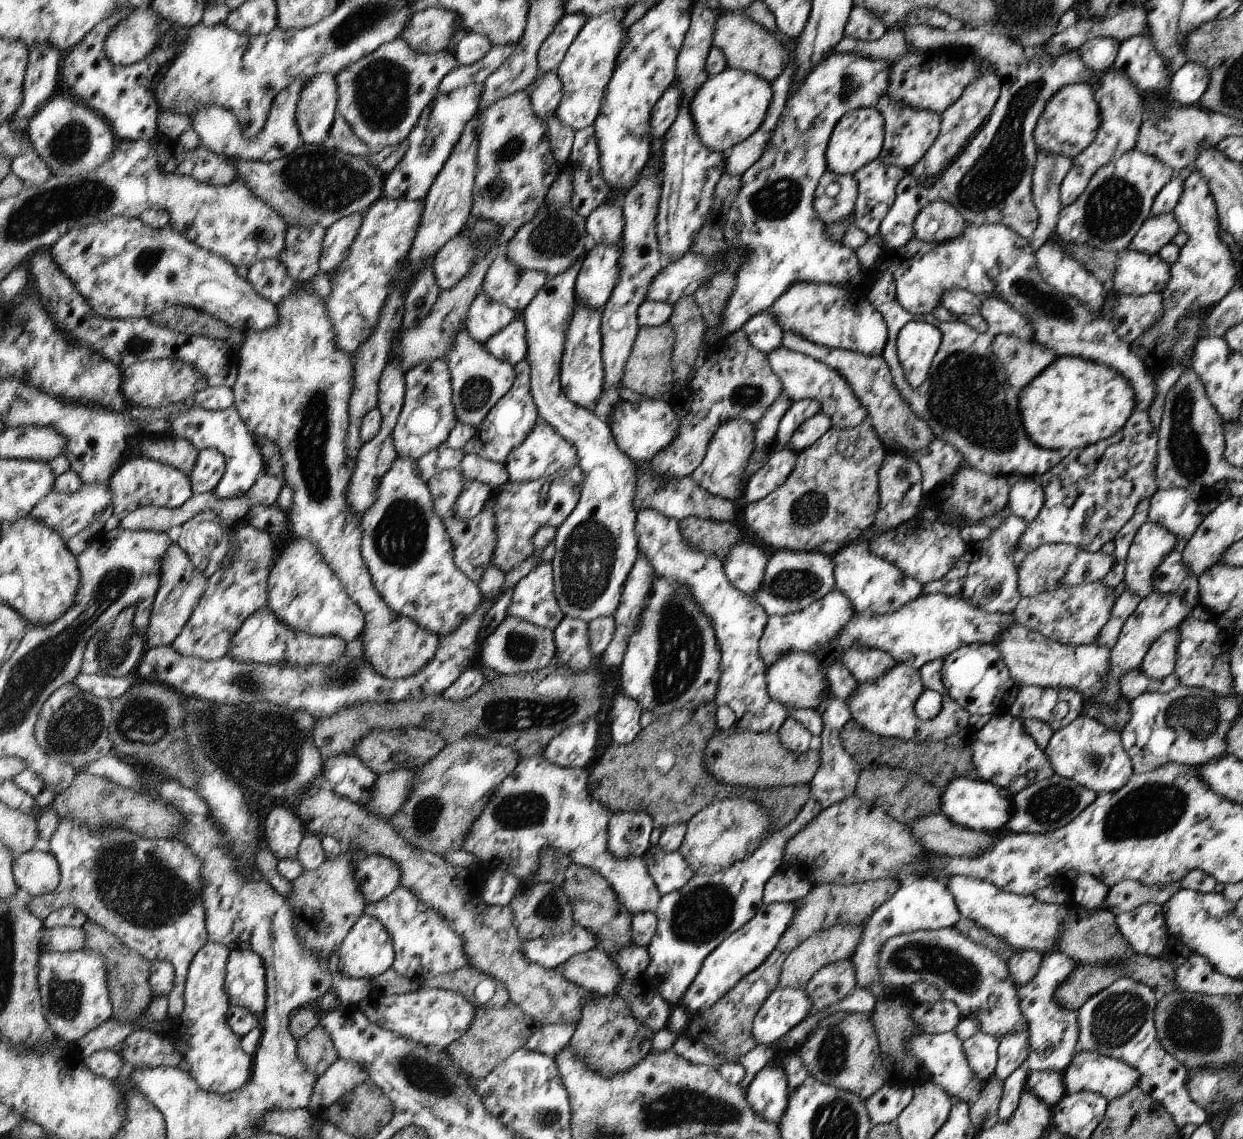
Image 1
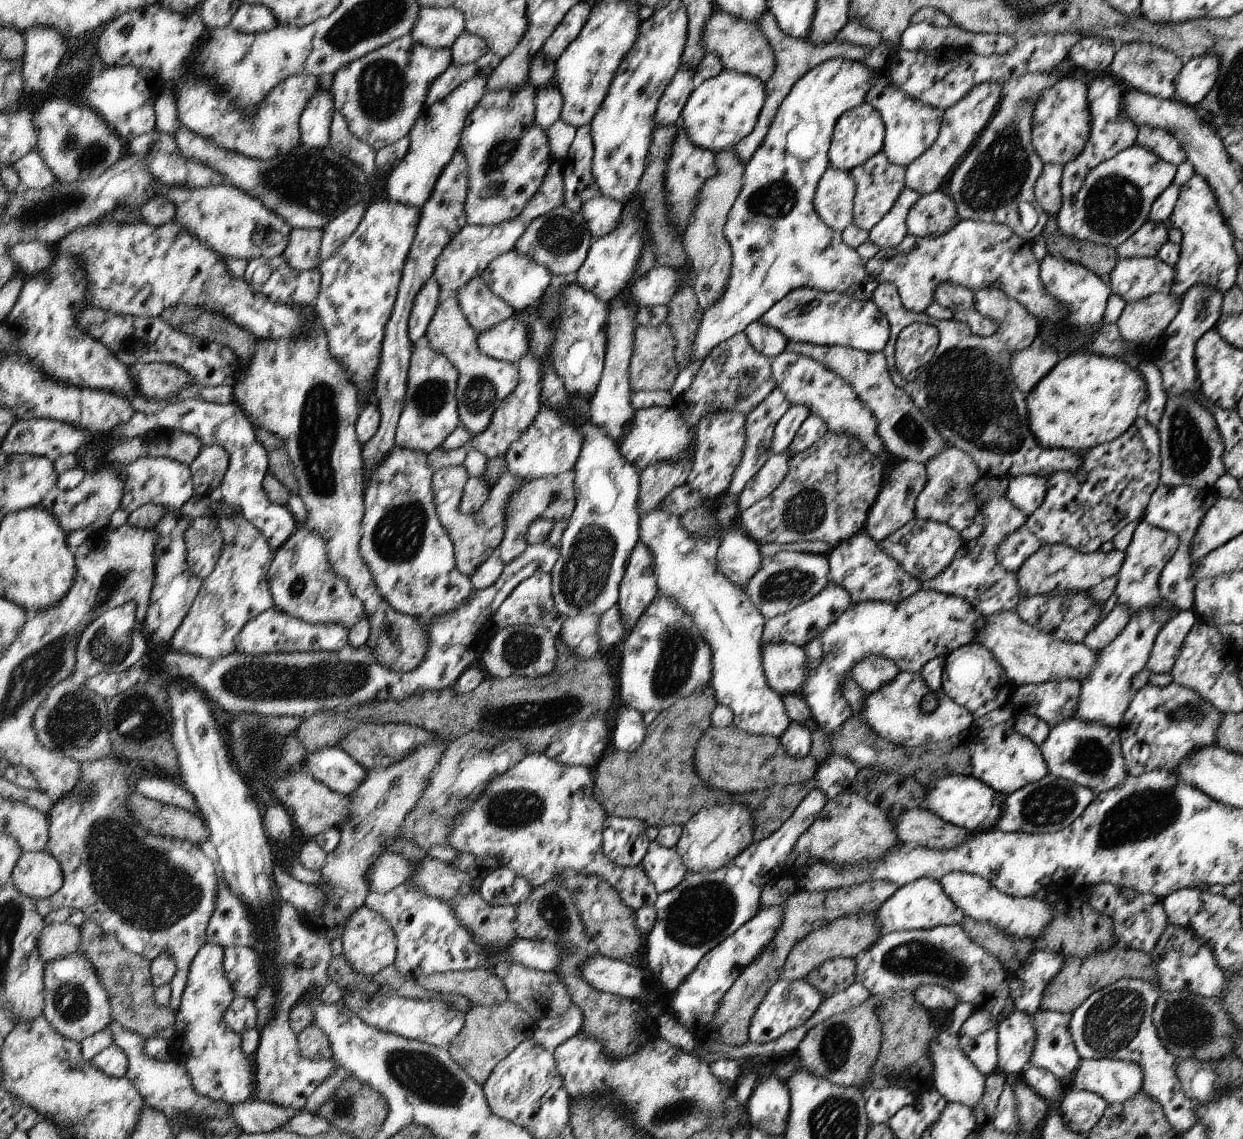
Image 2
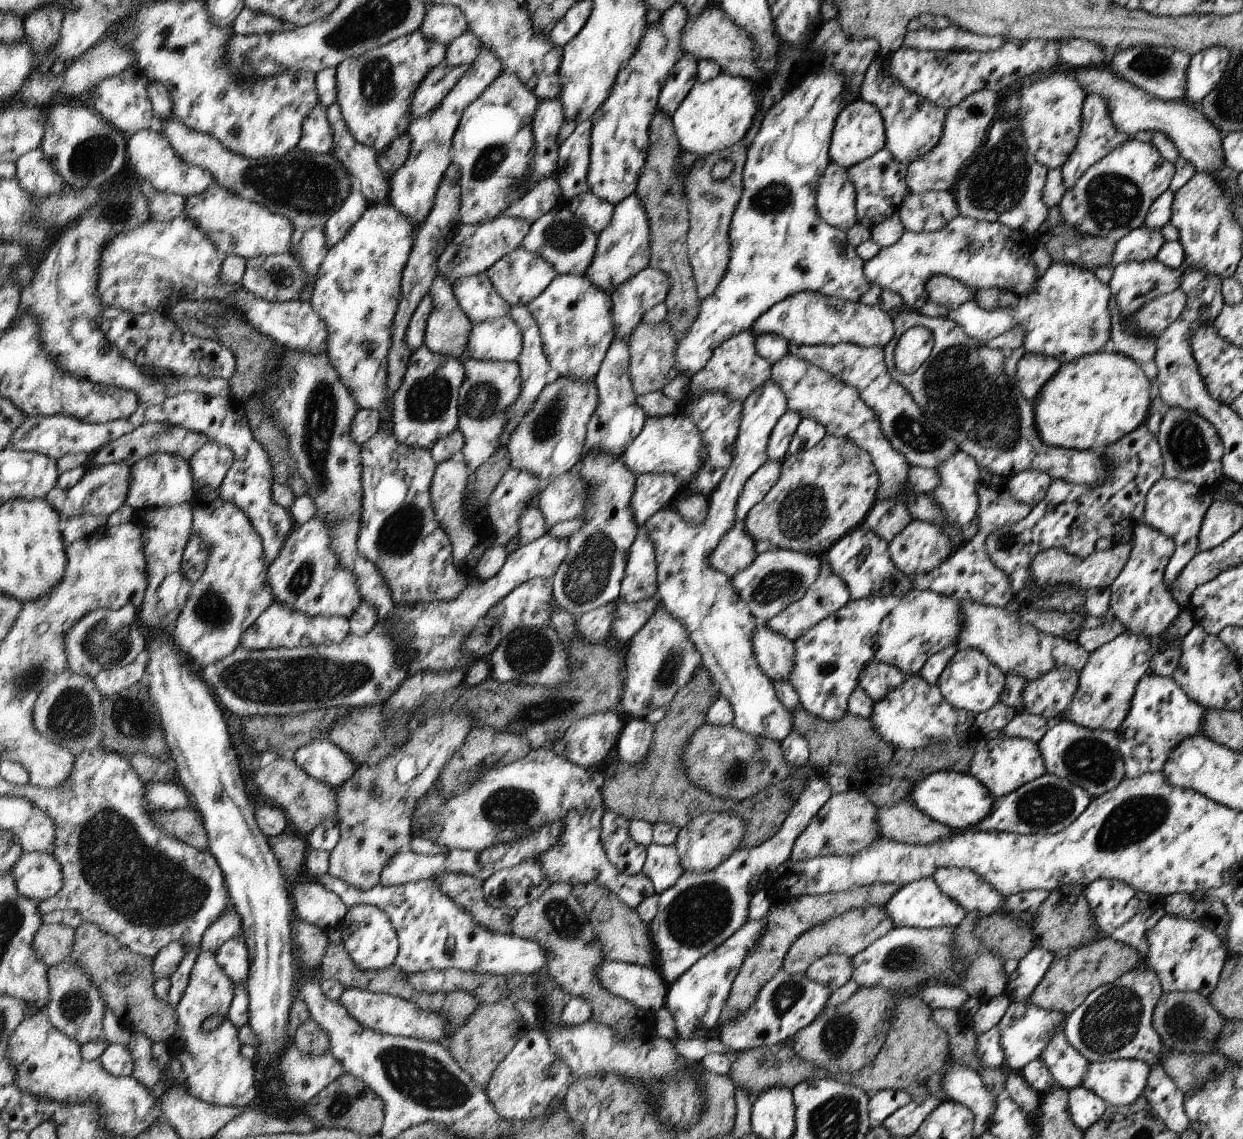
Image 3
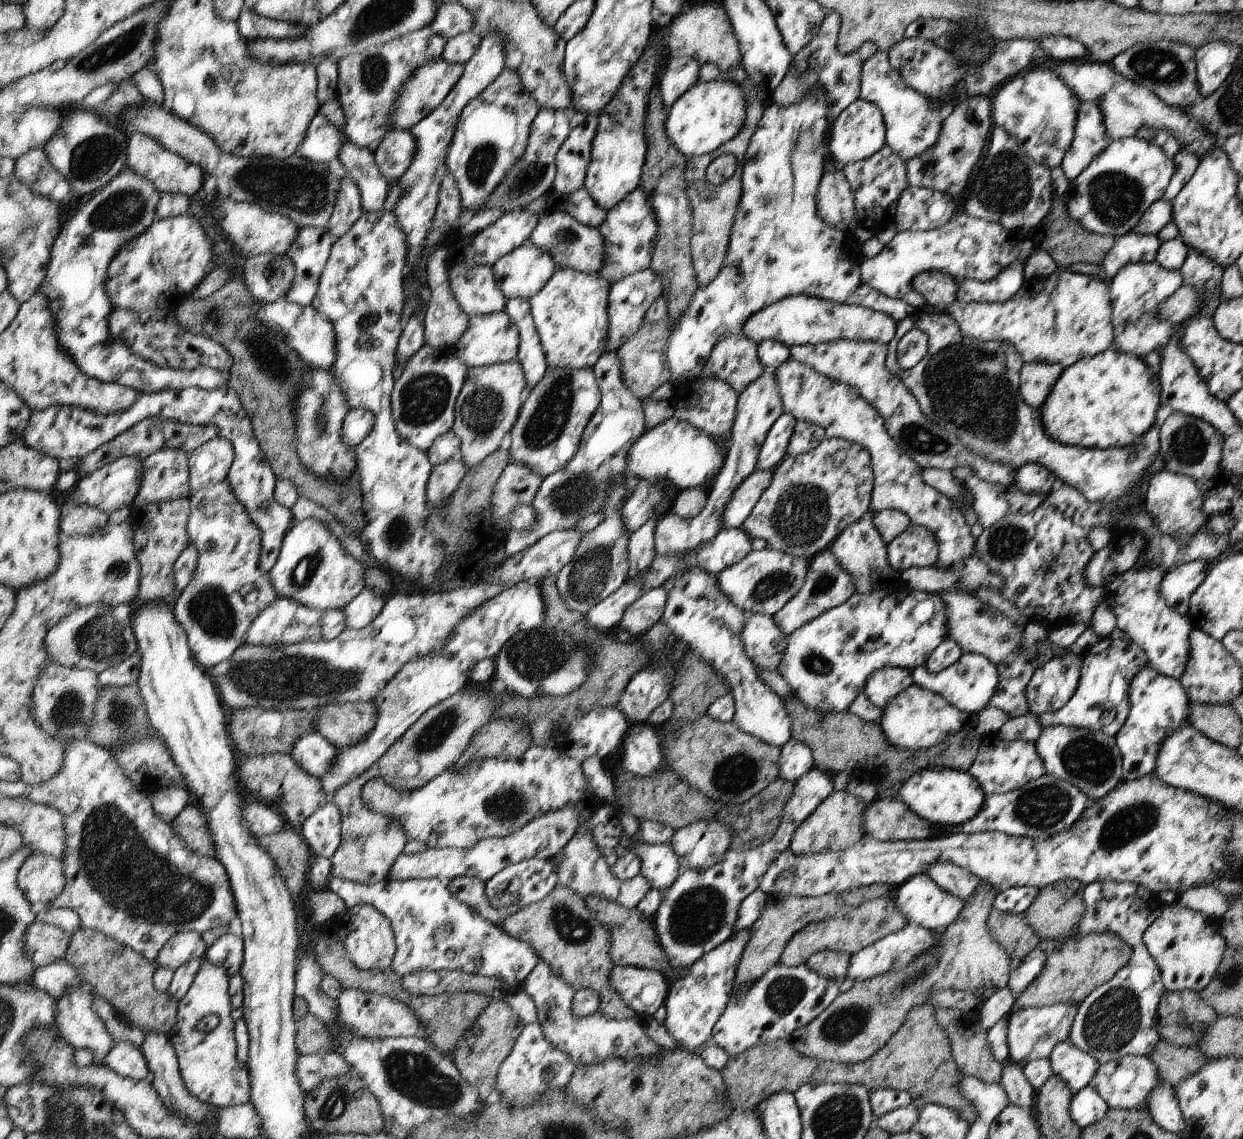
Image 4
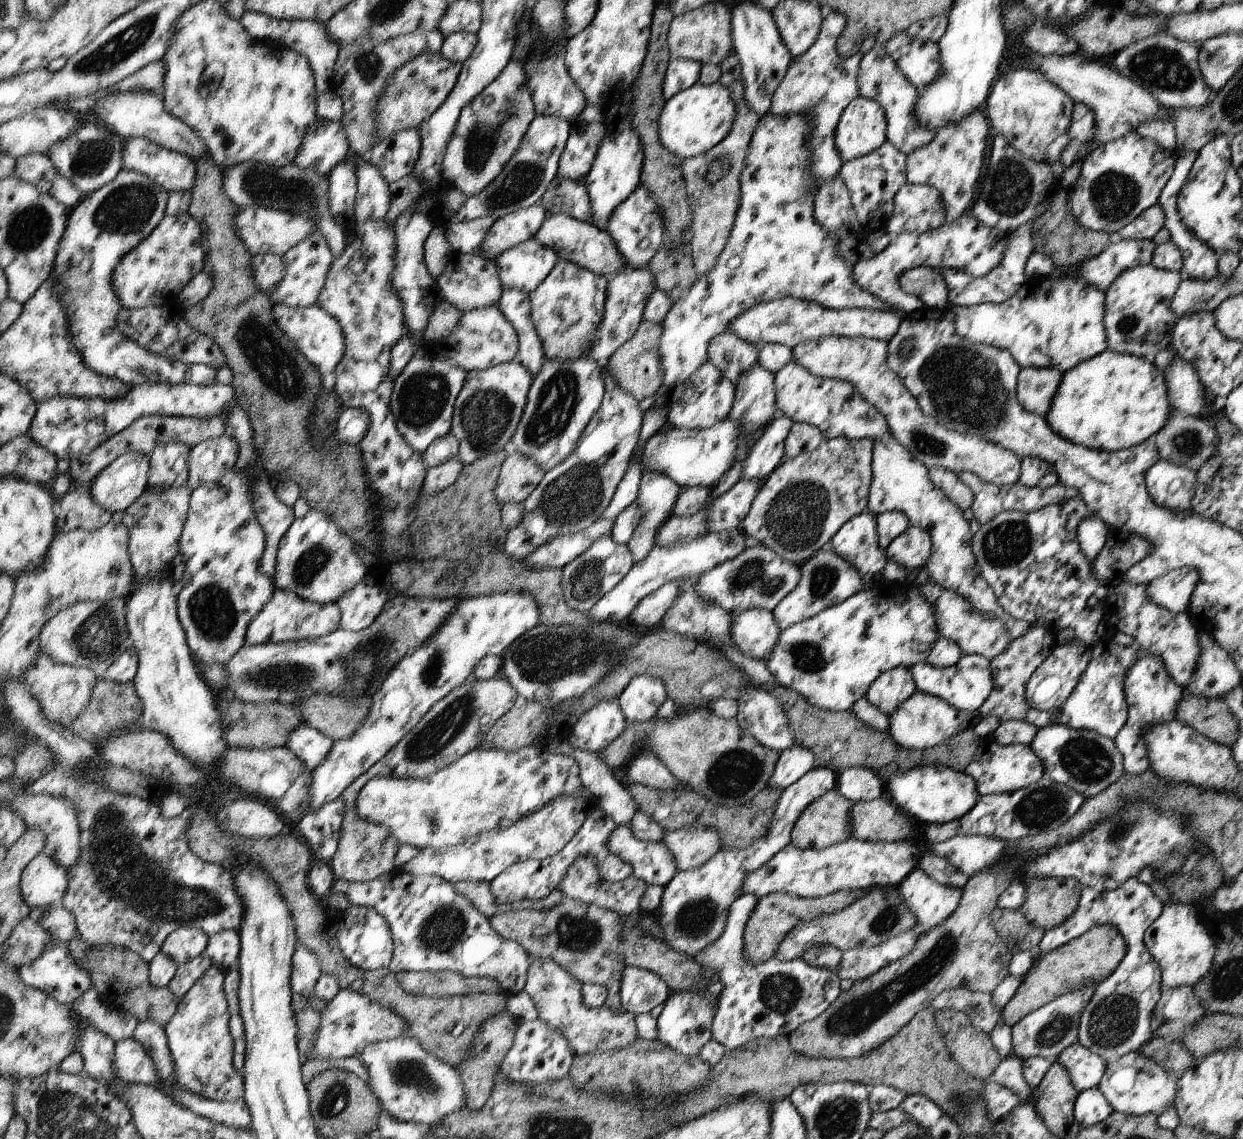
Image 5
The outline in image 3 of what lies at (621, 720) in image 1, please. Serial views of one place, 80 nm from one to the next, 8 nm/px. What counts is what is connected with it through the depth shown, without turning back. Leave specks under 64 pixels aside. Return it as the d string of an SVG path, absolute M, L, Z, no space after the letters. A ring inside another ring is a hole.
M630 717L617 742L619 760L635 765L649 753L654 727L646 719Z

